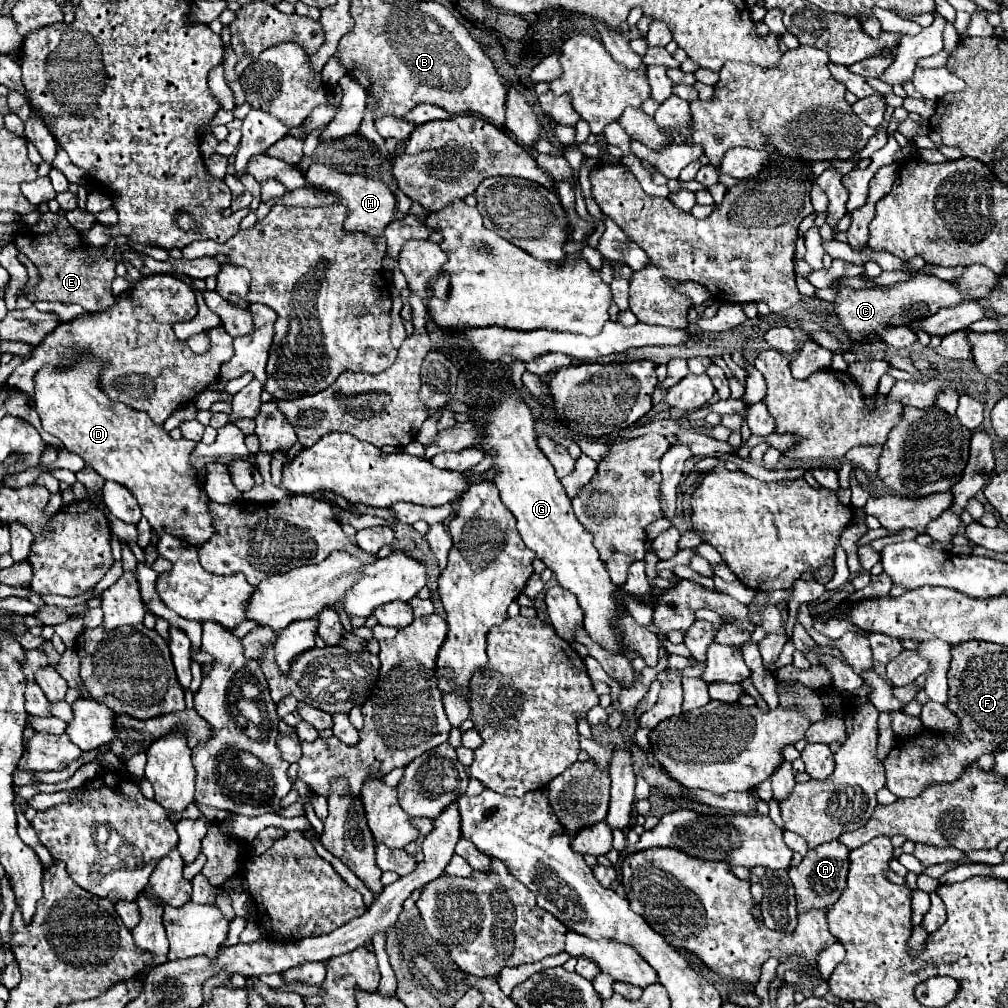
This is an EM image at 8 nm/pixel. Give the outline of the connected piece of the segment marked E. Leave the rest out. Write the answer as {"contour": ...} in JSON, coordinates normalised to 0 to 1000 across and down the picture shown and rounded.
{"contour":[[[44,211],[40,221],[26,225],[16,233],[16,239],[24,239],[24,251],[38,265],[40,281],[28,293],[32,301],[36,299],[60,299],[75,301],[85,309],[103,309],[113,301],[111,277],[115,275],[115,259],[97,255],[85,255],[85,245],[81,243],[79,231],[65,219],[62,211]]]}

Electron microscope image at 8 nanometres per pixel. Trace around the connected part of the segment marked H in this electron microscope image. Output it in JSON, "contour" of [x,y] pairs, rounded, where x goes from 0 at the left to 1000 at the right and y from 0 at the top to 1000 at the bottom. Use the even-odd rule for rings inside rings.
{"contour":[[[310,162],[304,170],[304,178],[323,189],[331,189],[337,193],[337,201],[347,207],[347,213],[343,215],[343,229],[361,229],[365,233],[379,233],[383,223],[391,217],[391,207],[393,207],[393,195],[389,189],[379,182],[363,174],[343,174],[335,172],[329,166]]]}

